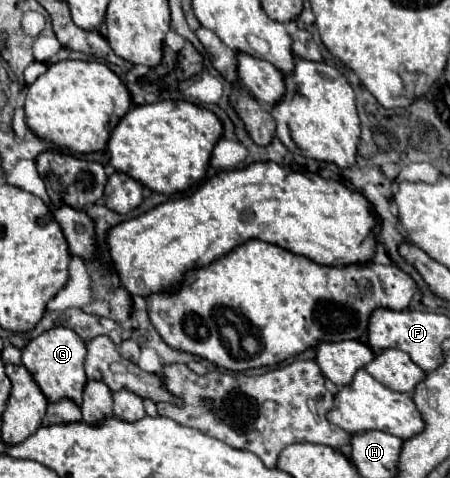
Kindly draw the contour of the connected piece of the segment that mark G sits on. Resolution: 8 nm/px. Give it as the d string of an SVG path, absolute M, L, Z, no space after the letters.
M53 327L41 333L39 337L31 339L23 347L23 365L31 371L33 379L37 381L37 385L41 387L41 391L49 401L67 397L75 399L75 403L81 403L81 393L87 383L83 361L85 361L85 343L69 327Z

